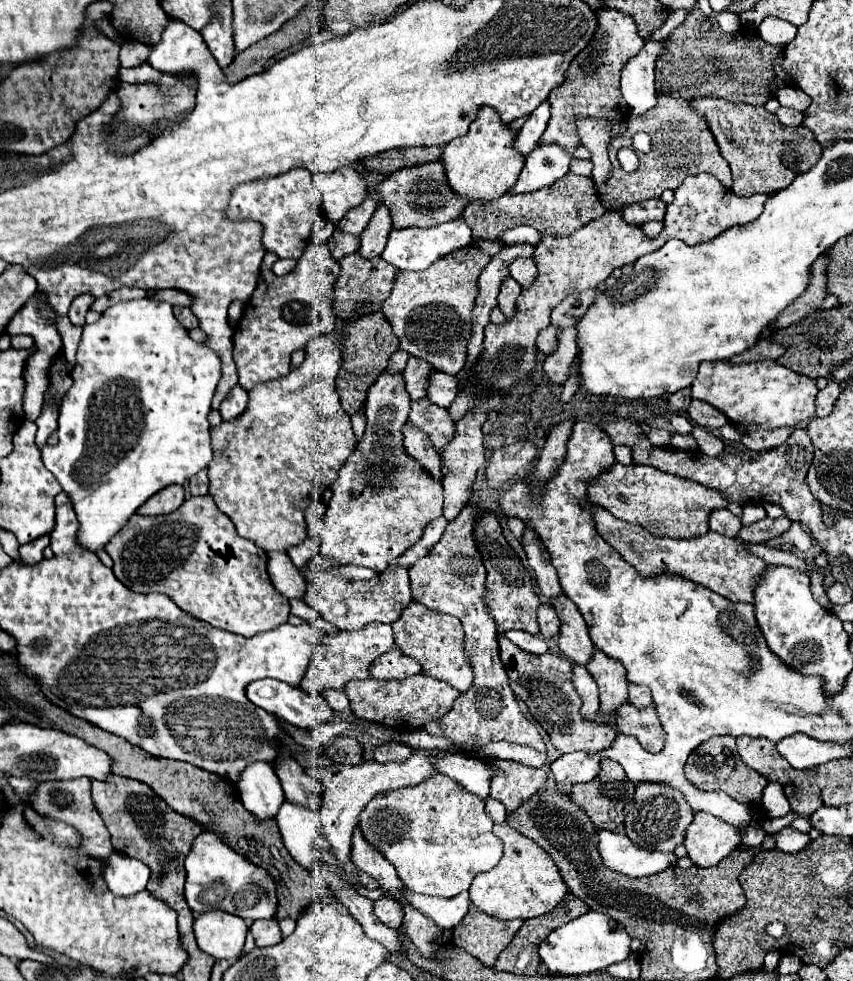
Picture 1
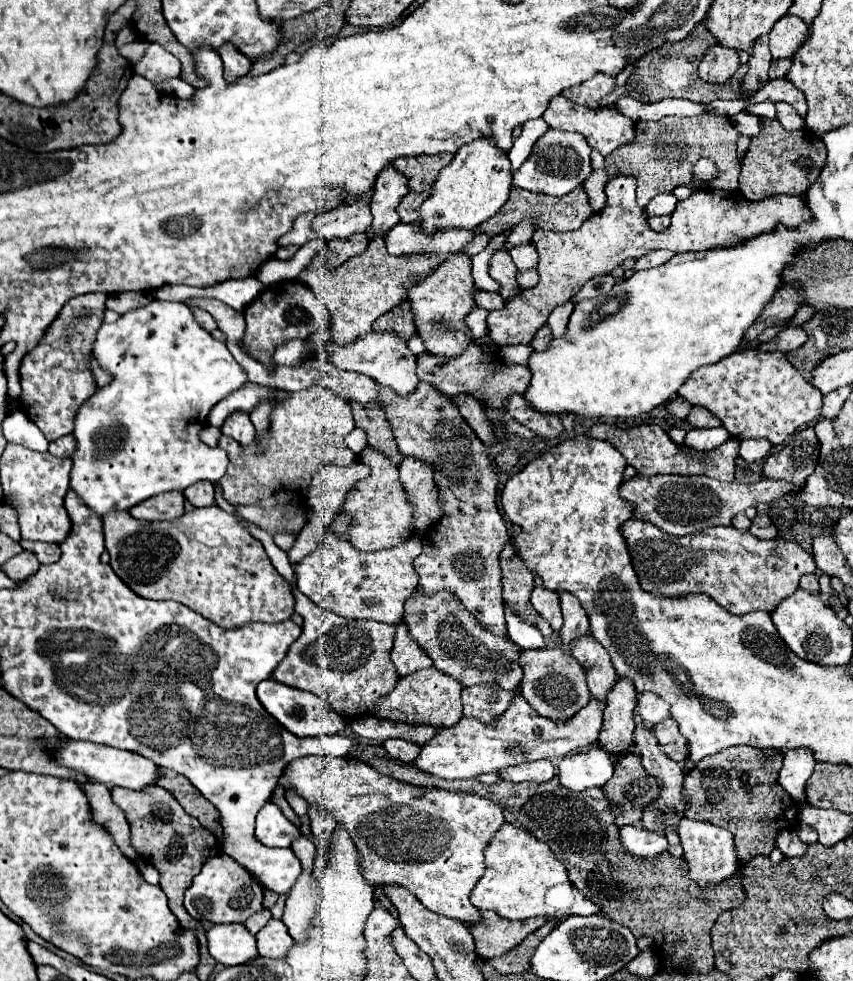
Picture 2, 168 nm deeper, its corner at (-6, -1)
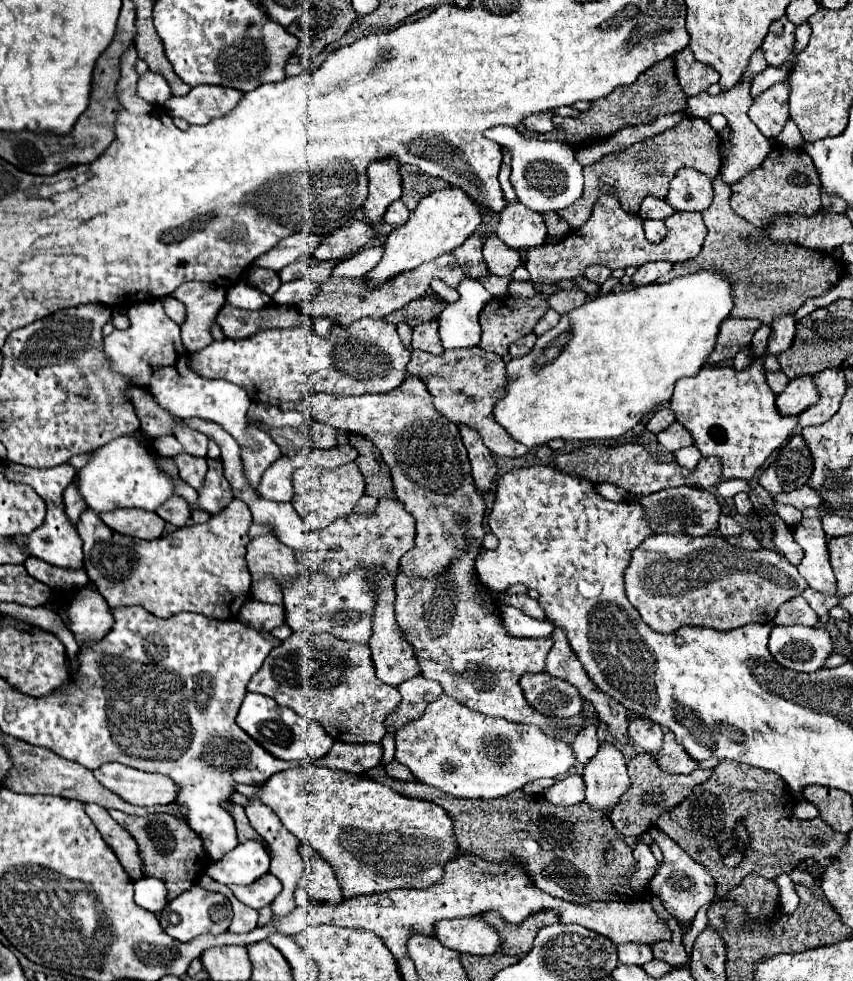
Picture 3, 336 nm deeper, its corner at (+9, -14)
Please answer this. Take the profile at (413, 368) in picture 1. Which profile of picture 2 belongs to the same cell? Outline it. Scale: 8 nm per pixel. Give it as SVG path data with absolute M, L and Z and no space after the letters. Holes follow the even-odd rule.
M471 342L465 348L465 352L455 358L423 352L417 356L417 376L423 382L431 382L431 386L441 390L441 394L445 394L449 398L455 398L459 394L467 394L467 396L477 398L479 402L485 404L485 410L487 410L487 416L491 422L499 424L501 428L505 428L513 436L519 436L523 440L533 440L535 432L531 432L529 428L525 428L523 424L519 424L515 418L511 418L505 412L505 402L509 400L509 396L523 394L523 390L527 390L529 380L531 380L531 370L521 364L503 362L499 358L499 350L495 350L495 360L483 360L485 356L487 356L487 352L483 352L481 346L477 346L475 342Z

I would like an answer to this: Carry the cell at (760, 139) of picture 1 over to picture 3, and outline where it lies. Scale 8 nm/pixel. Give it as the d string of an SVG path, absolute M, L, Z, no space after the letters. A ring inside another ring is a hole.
M774 145L768 159L764 159L756 171L750 171L744 179L732 185L730 207L754 227L764 227L772 215L812 215L820 211L820 181L810 155L784 145Z

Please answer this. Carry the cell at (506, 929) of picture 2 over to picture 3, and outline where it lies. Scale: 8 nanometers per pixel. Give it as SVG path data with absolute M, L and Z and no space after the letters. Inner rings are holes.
M494 911L486 913L484 919L486 919L486 923L492 923L492 927L496 927L500 941L502 941L500 951L508 953L508 955L520 955L520 957L524 957L532 949L532 941L536 937L538 929L558 923L558 915L552 911L540 911L536 915L530 915L524 923L518 923L518 925L506 923Z

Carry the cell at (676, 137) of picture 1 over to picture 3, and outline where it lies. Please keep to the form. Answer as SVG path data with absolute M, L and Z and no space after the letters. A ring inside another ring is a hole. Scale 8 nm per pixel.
M684 117L676 127L666 129L660 135L648 137L642 143L630 145L624 151L604 155L598 163L594 163L590 167L584 167L584 179L586 179L584 181L584 193L572 207L562 209L560 215L570 223L572 229L578 229L582 223L586 223L590 219L590 211L594 207L594 201L604 191L604 187L600 183L614 189L614 193L618 195L624 211L638 213L638 207L644 201L644 197L648 197L648 195L656 195L658 199L666 197L672 177L682 167L696 167L696 171L700 171L700 173L708 175L710 179L714 179L718 175L720 167L722 167L720 143L722 143L720 135L710 127L710 123L706 119ZM602 176L609 177L610 183L604 184L600 180Z

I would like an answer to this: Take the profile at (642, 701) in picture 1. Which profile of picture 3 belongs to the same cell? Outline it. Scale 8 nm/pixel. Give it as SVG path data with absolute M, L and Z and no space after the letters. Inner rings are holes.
M634 717L634 719L630 719L628 735L644 751L656 753L662 747L664 731L662 731L662 727L658 723L654 723L654 721L646 719L646 717Z

